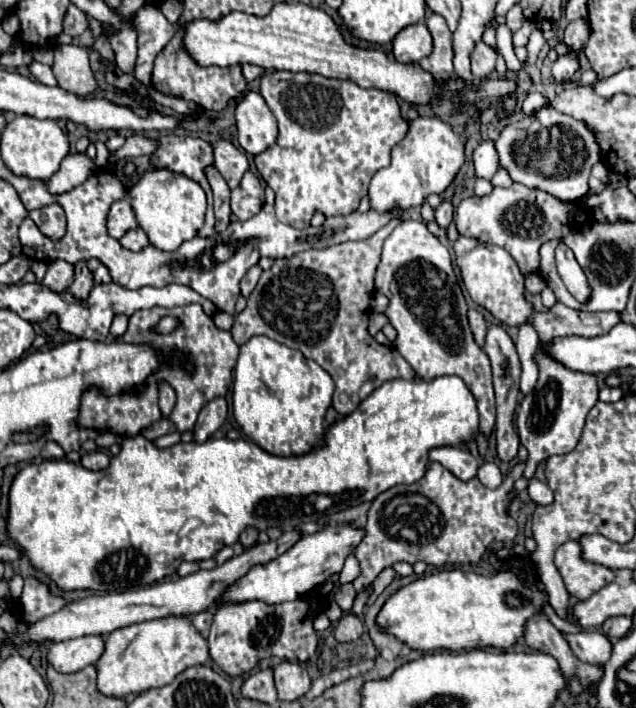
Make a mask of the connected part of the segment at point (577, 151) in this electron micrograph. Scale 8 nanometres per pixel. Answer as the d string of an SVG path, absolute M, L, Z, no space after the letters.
M551 106L505 126L495 140L495 150L499 154L499 168L505 168L513 182L549 192L565 202L575 202L585 196L589 168L599 162L601 152L593 140L593 132L585 124L559 114Z

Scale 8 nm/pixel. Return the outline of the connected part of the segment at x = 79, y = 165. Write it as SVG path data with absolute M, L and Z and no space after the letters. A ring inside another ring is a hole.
M69 154L61 162L61 168L53 174L53 178L47 182L51 194L63 194L79 184L83 184L91 174L95 174L97 166L83 154Z

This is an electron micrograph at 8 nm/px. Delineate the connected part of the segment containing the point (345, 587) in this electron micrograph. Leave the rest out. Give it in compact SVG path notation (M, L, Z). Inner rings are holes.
M341 584L339 588L337 588L337 592L335 592L335 602L339 604L339 608L343 610L343 612L349 612L351 610L351 604L353 604L353 598L355 598L355 588L353 588L353 584Z

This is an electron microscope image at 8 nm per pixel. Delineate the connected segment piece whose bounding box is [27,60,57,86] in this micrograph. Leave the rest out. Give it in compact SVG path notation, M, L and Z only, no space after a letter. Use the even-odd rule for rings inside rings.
M33 60L27 68L29 68L29 72L37 78L37 82L41 82L41 84L45 84L45 86L57 86L57 80L55 80L55 76L53 76L53 72L51 72L51 66L45 66L45 64Z

